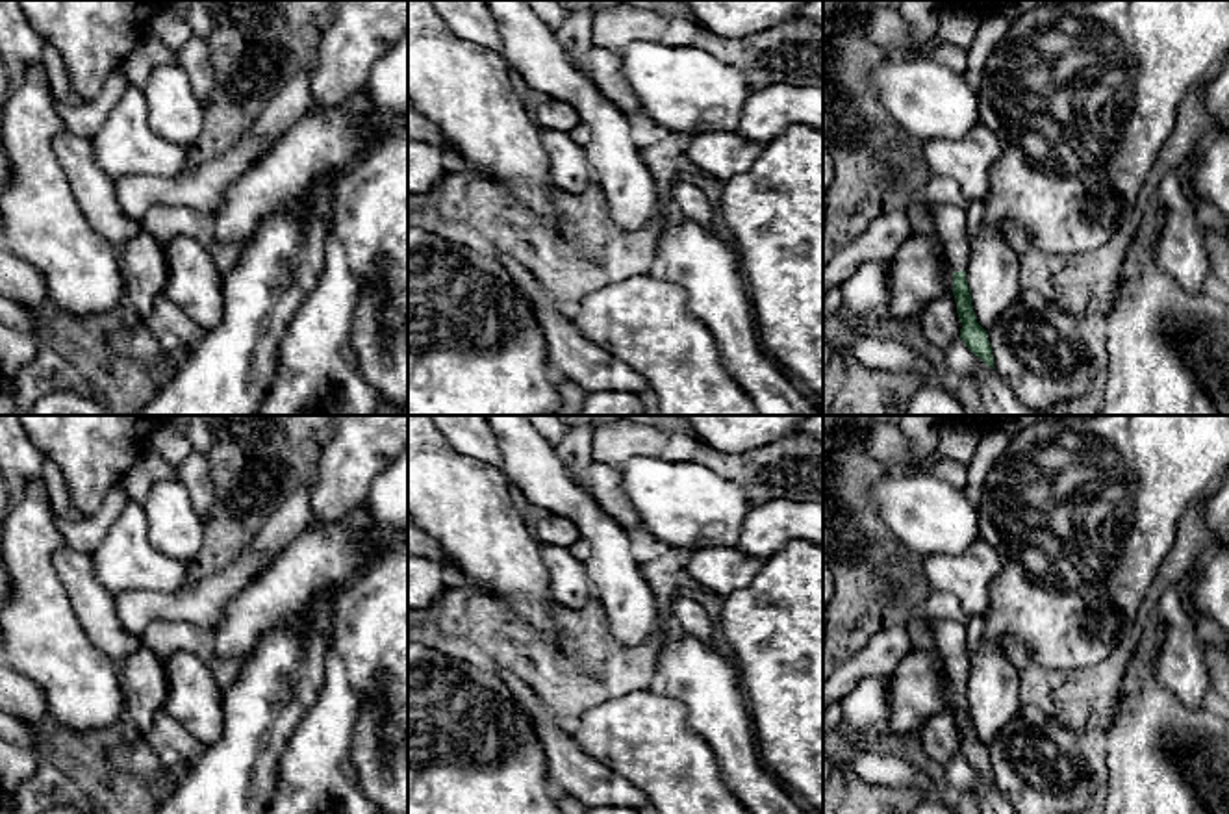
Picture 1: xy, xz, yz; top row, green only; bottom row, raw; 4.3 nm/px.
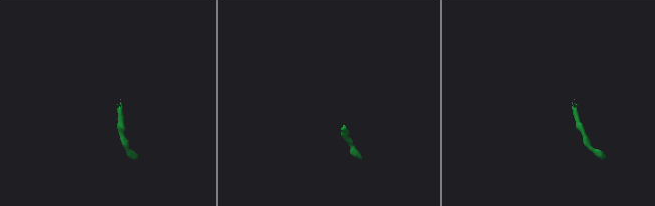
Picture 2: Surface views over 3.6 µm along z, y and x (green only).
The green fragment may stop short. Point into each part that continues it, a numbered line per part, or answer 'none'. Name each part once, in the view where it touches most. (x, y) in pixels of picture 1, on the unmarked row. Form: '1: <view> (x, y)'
1: yz (950, 636)

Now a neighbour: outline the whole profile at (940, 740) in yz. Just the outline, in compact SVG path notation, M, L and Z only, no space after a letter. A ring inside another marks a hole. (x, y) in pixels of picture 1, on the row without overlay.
M949 710L929 718L918 734L923 753L944 766L960 753L957 718Z

